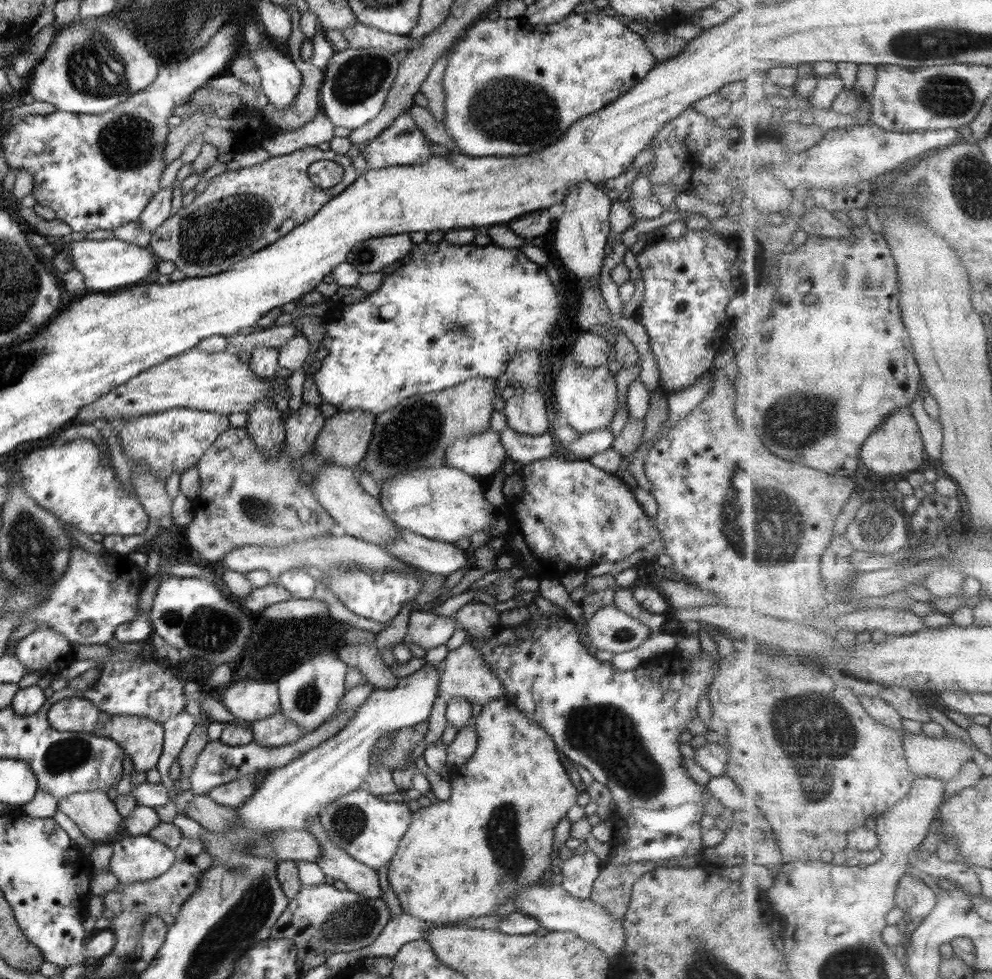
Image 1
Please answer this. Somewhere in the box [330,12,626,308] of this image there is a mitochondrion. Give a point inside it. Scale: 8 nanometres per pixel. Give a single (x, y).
(511, 110)

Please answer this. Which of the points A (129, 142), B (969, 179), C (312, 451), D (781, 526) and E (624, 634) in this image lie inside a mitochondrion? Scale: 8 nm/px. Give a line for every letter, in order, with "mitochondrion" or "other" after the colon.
A: mitochondrion
B: mitochondrion
C: other
D: mitochondrion
E: mitochondrion

